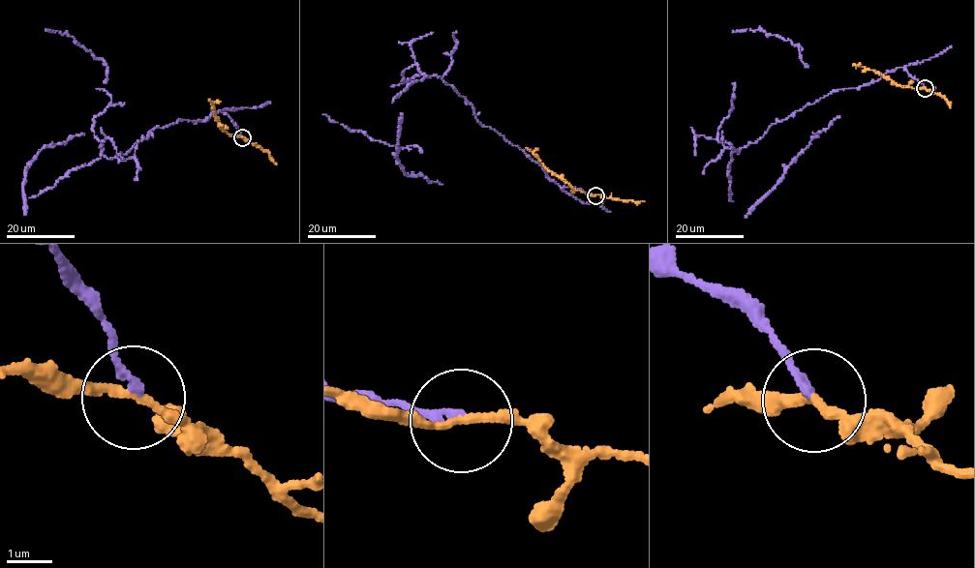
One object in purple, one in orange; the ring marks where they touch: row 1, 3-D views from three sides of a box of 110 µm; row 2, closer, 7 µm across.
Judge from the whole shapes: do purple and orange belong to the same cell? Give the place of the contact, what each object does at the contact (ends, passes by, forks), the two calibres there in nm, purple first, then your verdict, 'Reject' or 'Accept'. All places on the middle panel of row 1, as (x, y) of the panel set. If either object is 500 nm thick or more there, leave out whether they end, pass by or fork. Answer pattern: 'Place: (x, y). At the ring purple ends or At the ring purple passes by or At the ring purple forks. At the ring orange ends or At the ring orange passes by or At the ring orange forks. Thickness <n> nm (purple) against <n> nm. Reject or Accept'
Place: (595, 195). At the ring purple ends. At the ring orange passes by. Thickness 170 nm (purple) against 160 nm. Reject

